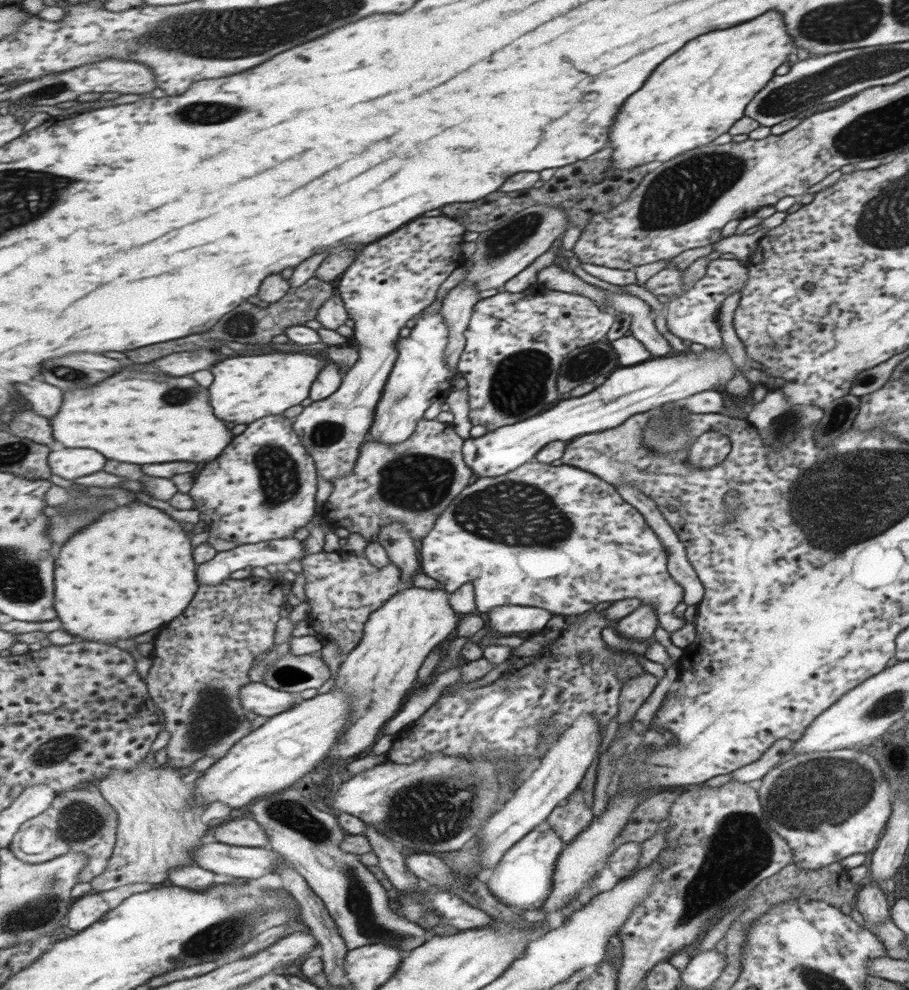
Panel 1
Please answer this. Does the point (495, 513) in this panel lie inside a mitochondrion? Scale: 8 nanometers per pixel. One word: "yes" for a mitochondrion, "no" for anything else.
yes

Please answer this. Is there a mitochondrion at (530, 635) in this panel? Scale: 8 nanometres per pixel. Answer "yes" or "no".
no

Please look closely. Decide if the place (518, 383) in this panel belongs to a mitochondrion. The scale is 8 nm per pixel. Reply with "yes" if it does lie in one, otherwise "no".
yes

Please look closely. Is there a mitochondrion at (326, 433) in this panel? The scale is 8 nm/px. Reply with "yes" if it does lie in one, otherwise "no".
yes

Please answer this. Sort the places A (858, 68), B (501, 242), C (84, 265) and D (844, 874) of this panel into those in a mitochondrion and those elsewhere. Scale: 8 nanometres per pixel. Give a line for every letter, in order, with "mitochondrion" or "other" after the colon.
A: mitochondrion
B: mitochondrion
C: other
D: other

